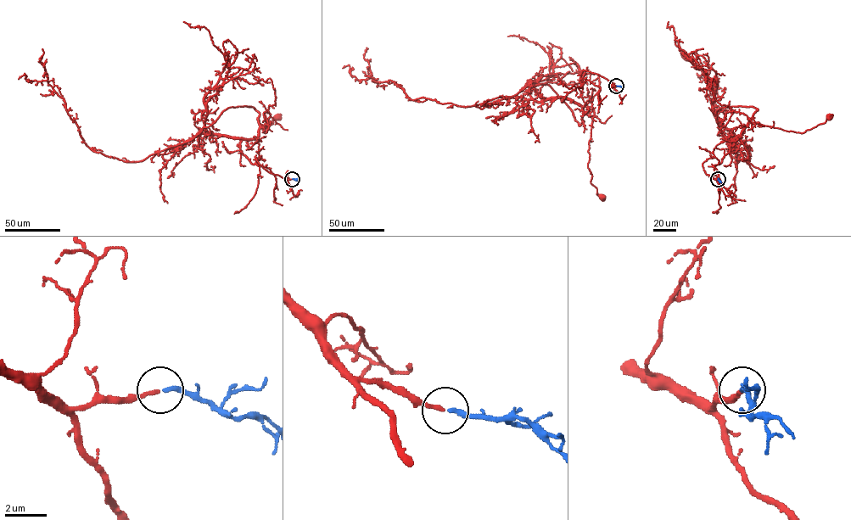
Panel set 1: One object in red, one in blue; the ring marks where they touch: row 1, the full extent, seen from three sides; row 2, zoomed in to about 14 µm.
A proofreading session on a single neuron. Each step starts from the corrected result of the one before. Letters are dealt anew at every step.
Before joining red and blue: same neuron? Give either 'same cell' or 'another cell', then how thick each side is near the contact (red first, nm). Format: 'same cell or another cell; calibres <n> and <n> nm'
same cell; calibres 180 and 240 nm

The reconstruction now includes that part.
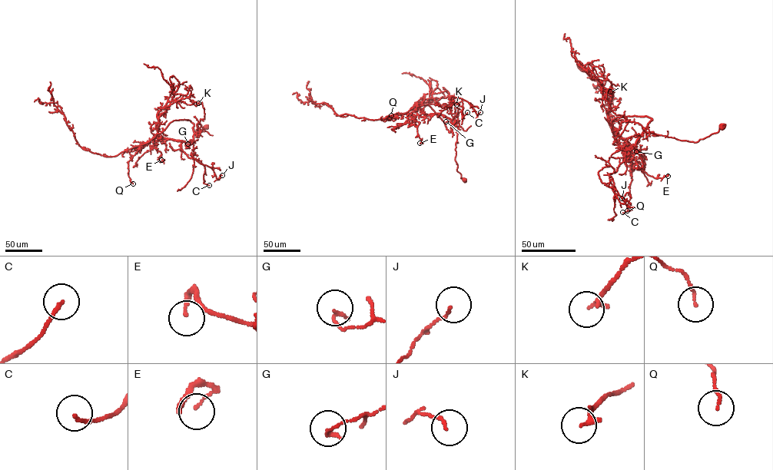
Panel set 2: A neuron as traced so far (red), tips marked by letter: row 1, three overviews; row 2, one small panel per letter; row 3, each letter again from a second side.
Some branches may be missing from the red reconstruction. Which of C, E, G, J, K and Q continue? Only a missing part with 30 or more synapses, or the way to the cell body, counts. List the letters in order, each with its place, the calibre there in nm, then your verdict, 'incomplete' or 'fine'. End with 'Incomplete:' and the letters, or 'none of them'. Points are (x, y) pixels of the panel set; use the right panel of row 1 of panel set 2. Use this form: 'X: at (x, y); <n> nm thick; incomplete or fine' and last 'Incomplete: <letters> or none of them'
C: at (622, 212); 140 nm thick; fine
E: at (668, 176); 130 nm thick; fine
G: at (636, 151); 140 nm thick; fine
J: at (622, 198); 110 nm thick; fine
K: at (610, 91); 240 nm thick; fine
Q: at (627, 210); 110 nm thick; fine
Incomplete: none of them

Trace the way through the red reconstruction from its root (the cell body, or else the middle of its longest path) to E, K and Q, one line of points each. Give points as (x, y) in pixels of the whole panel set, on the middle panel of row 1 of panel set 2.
E: (463, 179), (455, 160), (458, 128), (450, 120), (438, 114), (412, 116), (419, 123), (419, 143)
K: (463, 179), (456, 170), (455, 160), (459, 124), (457, 115), (462, 107), (462, 101), (456, 104)
Q: (463, 179), (455, 160), (458, 128), (450, 120), (438, 114), (411, 113), (386, 118), (391, 115)

